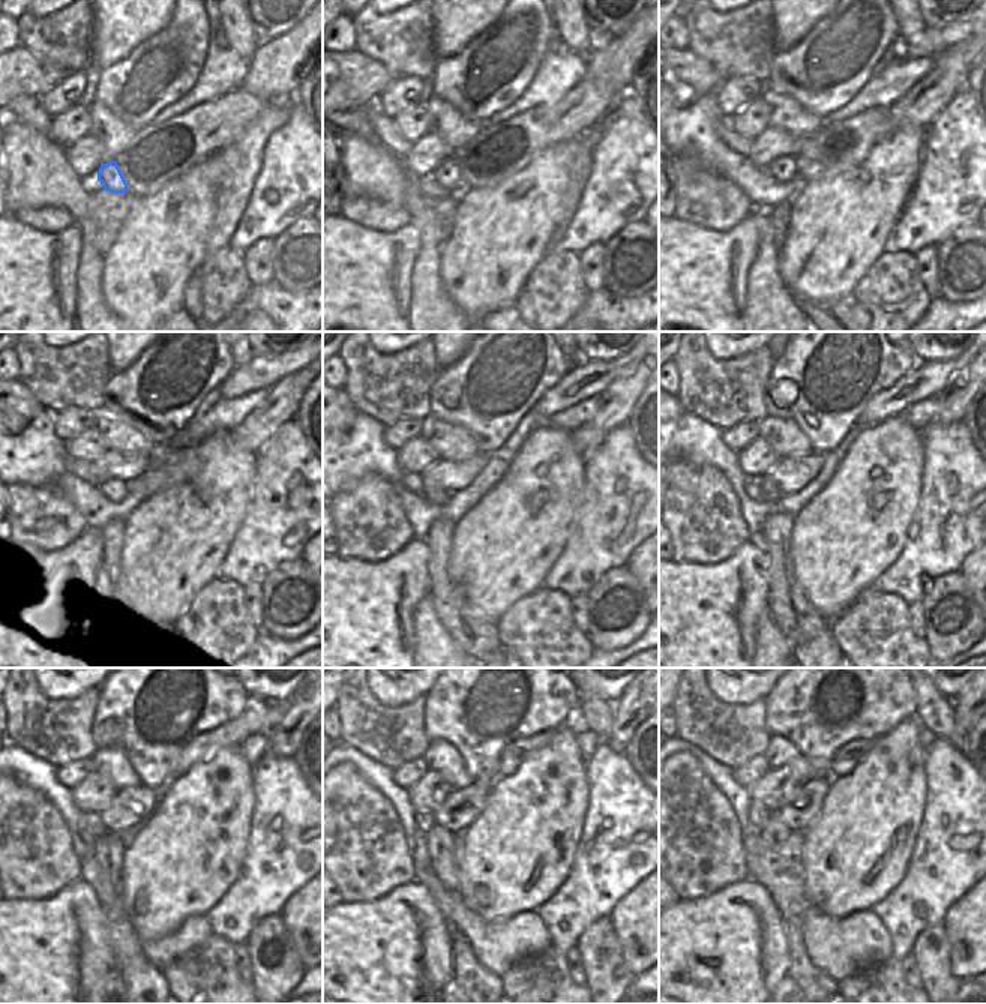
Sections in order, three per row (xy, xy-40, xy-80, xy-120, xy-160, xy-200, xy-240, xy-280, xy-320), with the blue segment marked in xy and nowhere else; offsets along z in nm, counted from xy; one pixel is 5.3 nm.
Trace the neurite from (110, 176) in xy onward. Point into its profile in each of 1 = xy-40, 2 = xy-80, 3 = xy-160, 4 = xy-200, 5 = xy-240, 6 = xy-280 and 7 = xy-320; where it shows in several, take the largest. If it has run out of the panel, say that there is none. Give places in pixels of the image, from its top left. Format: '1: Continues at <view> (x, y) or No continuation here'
1: Continues at xy-40 (447, 174)
2: Continues at xy-80 (784, 168)
3: Continues at xy-160 (431, 492)
4: Continues at xy-200 (769, 492)
5: Continues at xy-240 (92, 820)
6: Continues at xy-280 (423, 821)
7: Continues at xy-320 (758, 815)

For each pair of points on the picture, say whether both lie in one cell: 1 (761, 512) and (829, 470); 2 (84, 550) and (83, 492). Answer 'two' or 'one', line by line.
1: one
2: two

